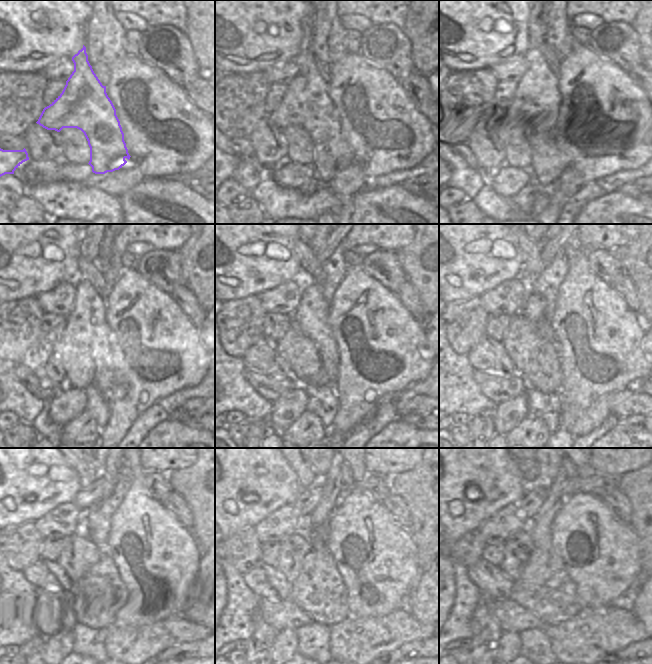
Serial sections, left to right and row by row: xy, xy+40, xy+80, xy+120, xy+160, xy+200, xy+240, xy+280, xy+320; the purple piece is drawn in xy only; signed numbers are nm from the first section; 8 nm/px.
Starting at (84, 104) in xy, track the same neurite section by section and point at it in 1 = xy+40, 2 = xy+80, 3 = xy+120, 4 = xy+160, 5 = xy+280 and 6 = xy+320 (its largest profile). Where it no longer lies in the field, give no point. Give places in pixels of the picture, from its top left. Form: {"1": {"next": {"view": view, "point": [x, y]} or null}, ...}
{"1": {"next": {"view": "xy+40", "point": [306, 103]}}, "2": {"next": {"view": "xy+80", "point": [533, 102]}}, "3": {"next": {"view": "xy+120", "point": [86, 323]}}, "4": {"next": {"view": "xy+160", "point": [311, 316]}}, "5": {"next": {"view": "xy+280", "point": [313, 638]}}, "6": {"next": {"view": "xy+320", "point": [535, 647]}}}

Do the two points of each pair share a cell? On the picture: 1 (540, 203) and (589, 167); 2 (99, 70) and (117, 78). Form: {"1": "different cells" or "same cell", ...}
{"1": "different cells", "2": "different cells"}

